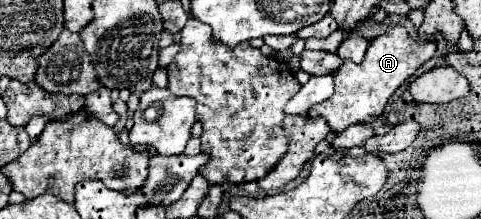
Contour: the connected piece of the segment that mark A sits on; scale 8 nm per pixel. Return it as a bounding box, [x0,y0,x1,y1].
[309,26,437,134]

